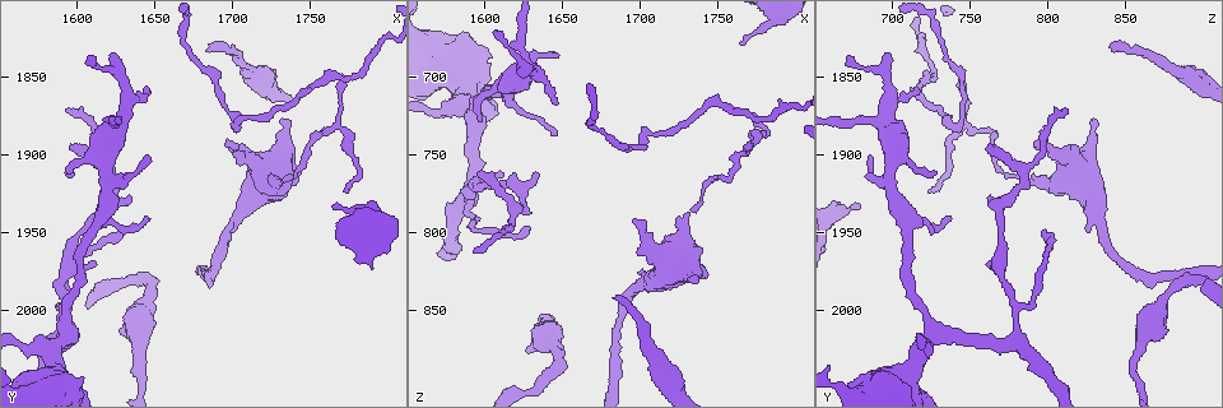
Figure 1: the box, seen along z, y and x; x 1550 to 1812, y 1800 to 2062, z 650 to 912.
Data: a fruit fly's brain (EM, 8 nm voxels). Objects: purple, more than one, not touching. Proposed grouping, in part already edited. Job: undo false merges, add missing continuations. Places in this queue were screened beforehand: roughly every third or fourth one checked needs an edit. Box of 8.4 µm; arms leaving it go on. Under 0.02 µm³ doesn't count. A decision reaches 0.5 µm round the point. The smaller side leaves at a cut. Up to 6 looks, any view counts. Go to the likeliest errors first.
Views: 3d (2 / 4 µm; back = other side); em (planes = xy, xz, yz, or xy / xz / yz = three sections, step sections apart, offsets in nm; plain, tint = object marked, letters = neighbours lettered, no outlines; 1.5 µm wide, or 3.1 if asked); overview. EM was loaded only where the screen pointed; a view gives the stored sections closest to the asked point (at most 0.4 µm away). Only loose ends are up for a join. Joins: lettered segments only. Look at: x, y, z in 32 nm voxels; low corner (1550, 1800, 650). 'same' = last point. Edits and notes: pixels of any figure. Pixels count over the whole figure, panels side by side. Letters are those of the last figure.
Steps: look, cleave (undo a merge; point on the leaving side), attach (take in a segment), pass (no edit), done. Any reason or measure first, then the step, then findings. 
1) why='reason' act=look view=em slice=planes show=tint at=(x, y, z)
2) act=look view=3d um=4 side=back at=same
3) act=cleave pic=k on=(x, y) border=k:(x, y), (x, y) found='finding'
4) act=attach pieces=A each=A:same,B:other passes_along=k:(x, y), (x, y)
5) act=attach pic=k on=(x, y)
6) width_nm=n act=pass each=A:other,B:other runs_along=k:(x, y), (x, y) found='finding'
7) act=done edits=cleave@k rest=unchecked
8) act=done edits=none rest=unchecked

why='branch stops here' act=look view=3d um=2 side=back at=(1684, 1836, 840)

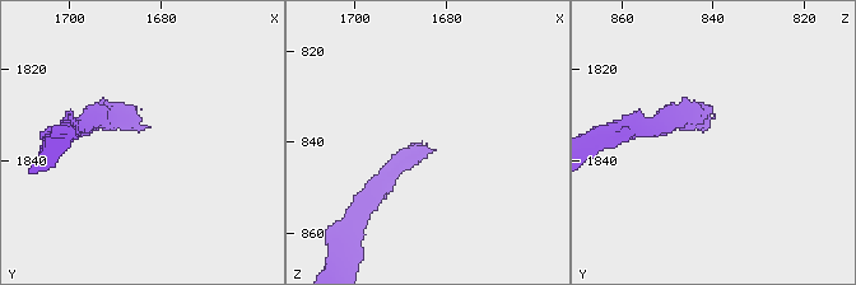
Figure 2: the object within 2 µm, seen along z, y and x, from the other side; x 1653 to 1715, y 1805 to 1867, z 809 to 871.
act=look view=em slice=planes show=plain at=(1684, 1834, 841)

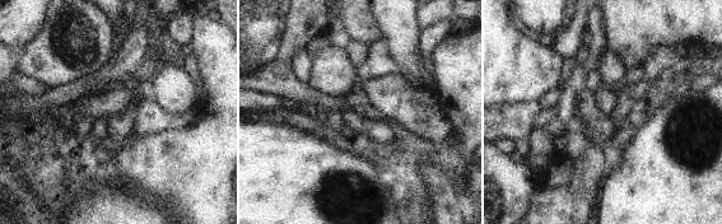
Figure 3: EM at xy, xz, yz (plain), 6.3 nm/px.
why='see the neighbours' act=look view=em slice=planes show=letters at=same

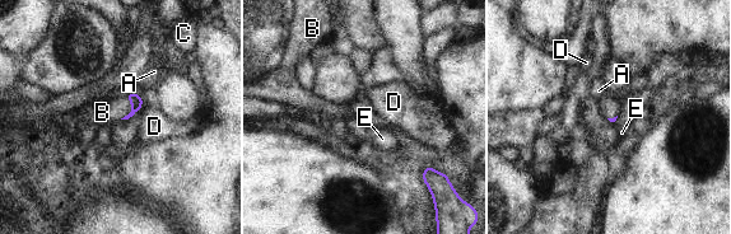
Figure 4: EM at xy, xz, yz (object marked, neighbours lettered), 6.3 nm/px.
act=attach pieces=B each=A:other,B:same,C:other,D:other,E:other passes_along=4:(135, 99), (131, 108), (102, 112) found='the neuron continues'

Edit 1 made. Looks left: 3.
why='an open end' act=look view=3d um=2 at=(1770, 1848, 744)

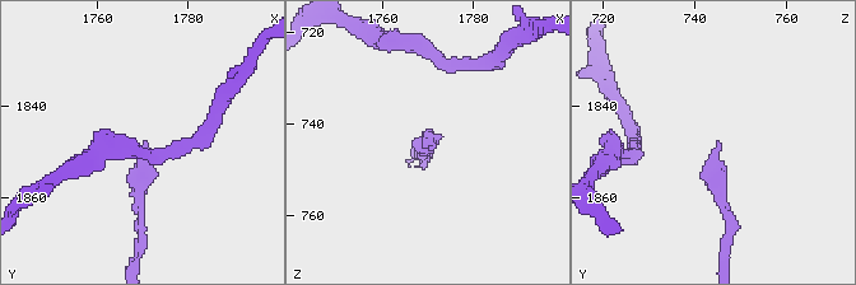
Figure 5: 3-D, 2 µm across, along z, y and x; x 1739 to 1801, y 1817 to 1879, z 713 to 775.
act=look view=em slice=planes show=plain at=(1772, 1849, 745)

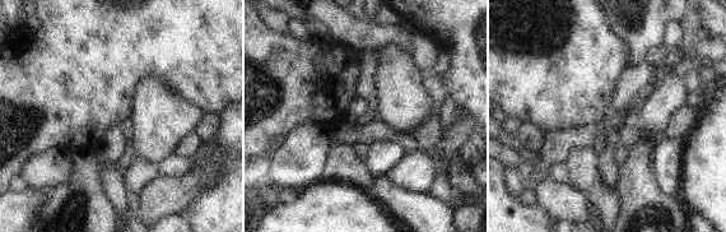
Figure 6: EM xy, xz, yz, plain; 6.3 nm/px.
act=look view=em slice=planes show=letters at=same

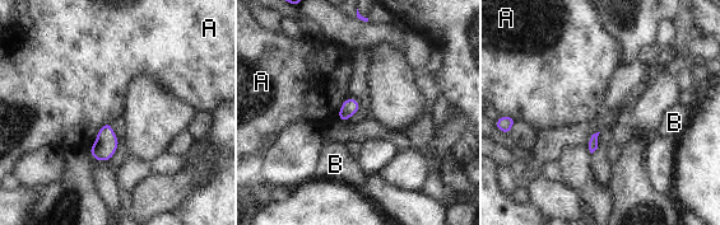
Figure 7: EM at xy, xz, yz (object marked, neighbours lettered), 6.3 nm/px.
act=pass each=A:other,B:other border=7:(108, 121), (100, 129), (87, 151) found='none of them fits'

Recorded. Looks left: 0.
act=done edits=attach@4 rest=unchecked

